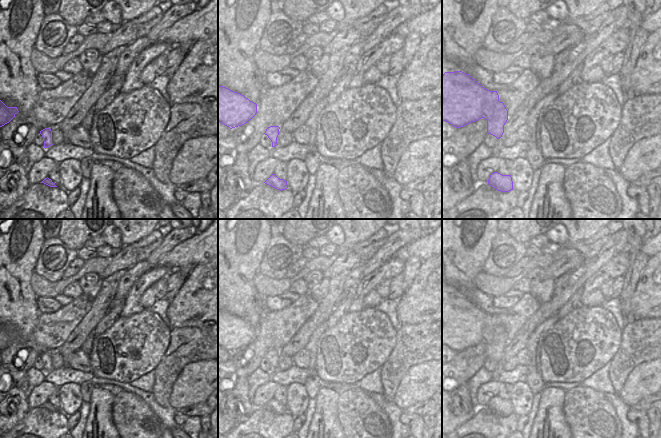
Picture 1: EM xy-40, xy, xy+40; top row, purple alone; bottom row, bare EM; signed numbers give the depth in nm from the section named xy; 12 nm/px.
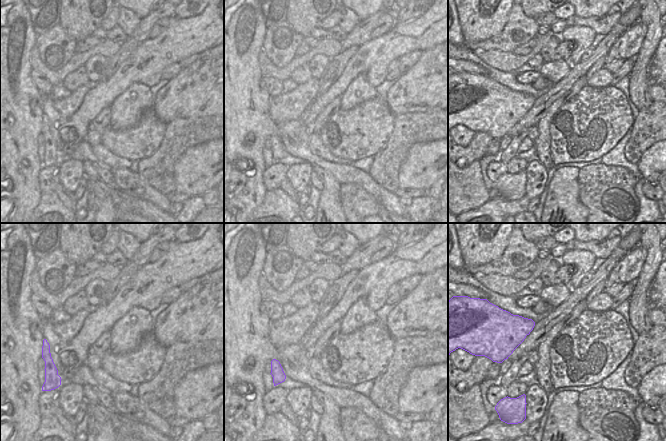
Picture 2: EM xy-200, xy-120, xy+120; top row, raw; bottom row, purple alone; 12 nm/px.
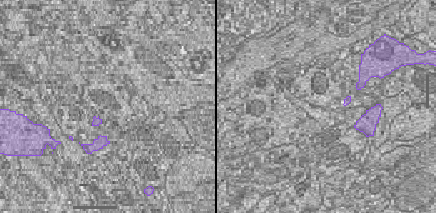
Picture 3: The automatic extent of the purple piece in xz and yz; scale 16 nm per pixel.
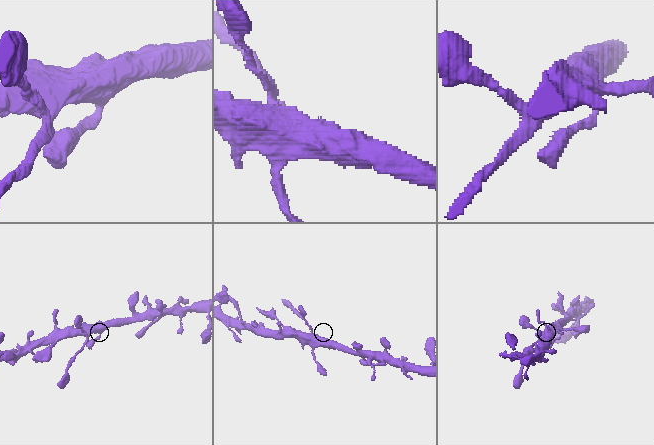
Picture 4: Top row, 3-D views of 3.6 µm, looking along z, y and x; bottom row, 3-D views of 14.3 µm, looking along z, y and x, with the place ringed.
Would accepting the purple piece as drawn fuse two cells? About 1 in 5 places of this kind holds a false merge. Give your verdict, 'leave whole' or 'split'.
split

